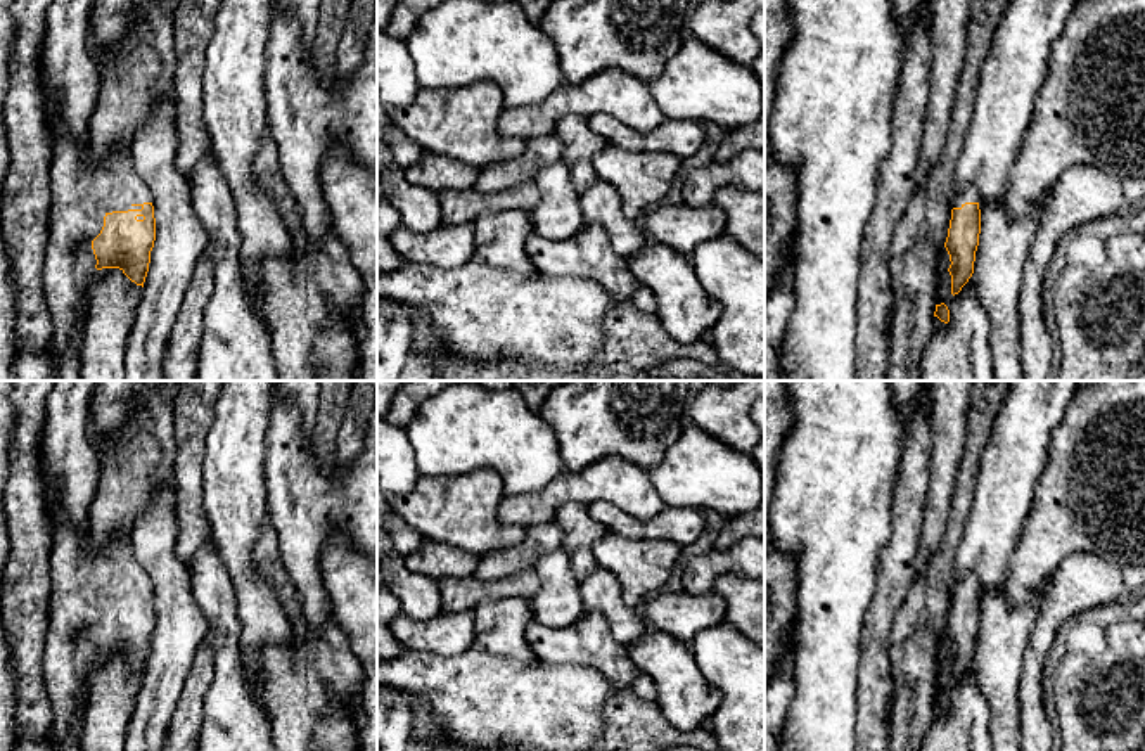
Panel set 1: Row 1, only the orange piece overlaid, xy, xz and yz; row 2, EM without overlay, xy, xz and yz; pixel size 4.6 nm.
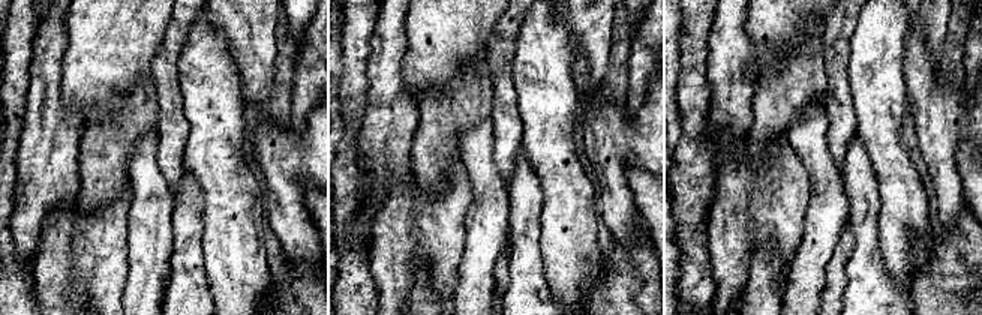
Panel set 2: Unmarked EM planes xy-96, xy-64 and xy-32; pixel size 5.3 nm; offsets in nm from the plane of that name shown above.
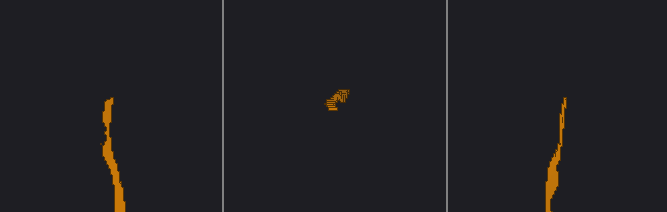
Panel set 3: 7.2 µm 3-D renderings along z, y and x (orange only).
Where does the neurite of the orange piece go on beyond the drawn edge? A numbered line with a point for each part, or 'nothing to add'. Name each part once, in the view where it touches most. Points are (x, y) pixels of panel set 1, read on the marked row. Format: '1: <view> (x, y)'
1: xy (83, 187)

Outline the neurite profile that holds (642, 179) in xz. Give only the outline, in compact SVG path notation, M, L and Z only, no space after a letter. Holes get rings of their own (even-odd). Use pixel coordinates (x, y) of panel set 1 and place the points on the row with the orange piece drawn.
M607 144L595 157L600 182L611 183L621 197L628 220L661 204L683 159L671 152L630 152Z

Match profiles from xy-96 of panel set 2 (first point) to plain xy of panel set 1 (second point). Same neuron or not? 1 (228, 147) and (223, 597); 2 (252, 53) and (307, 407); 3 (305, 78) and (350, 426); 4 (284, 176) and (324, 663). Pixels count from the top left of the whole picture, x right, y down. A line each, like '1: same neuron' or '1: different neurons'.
1: different neurons
2: same neuron
3: same neuron
4: different neurons

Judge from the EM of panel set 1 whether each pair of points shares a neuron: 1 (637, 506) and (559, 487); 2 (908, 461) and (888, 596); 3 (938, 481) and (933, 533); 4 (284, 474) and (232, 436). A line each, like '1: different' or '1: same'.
1: same
2: same
3: same
4: different

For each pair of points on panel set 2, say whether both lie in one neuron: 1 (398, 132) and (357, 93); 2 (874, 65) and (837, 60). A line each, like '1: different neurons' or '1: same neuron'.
1: different neurons
2: different neurons

